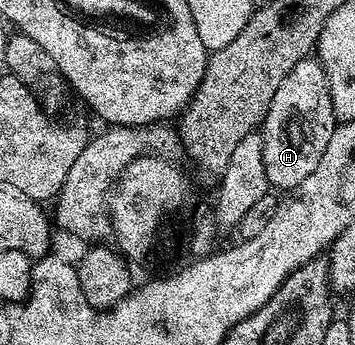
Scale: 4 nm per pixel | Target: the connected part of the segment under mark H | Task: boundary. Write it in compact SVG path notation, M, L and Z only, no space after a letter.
M314 57L296 61L292 73L280 81L280 89L276 89L276 97L272 97L272 105L268 105L266 119L260 128L264 173L271 188L289 193L298 187L300 181L320 165L320 157L324 157L324 149L328 149L335 126L330 86L321 62Z

